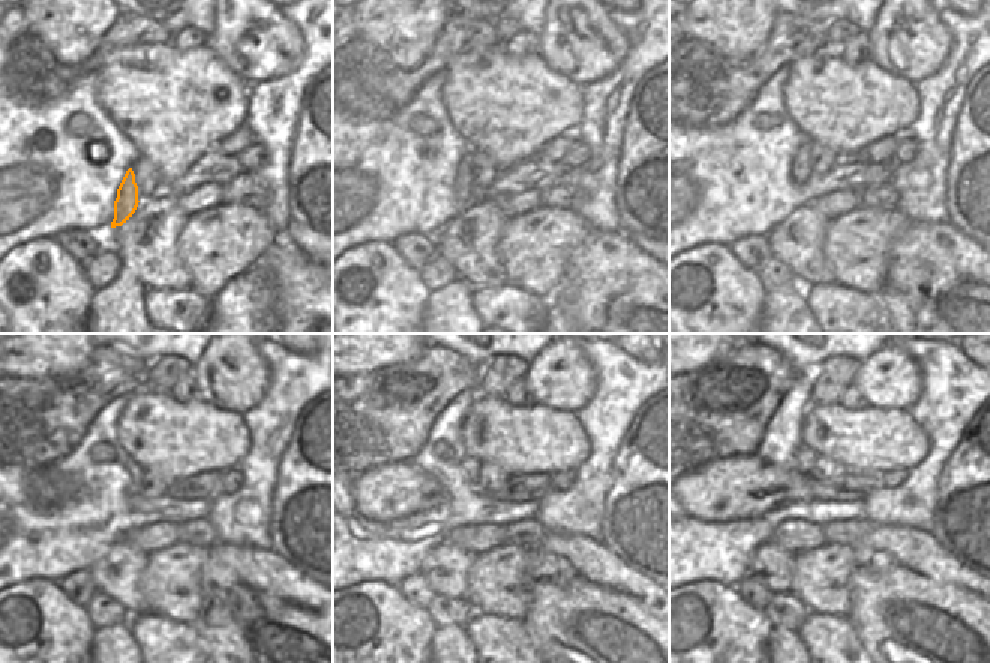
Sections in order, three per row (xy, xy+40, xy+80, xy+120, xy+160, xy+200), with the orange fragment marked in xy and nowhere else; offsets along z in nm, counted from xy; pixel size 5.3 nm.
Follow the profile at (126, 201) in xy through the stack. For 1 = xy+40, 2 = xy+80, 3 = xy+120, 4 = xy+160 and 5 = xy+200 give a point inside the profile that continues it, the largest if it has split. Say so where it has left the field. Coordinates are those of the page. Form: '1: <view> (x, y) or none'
1: xy+40 (464, 185)
2: xy+80 (801, 164)
3: xy+120 (135, 473)
4: xy+160 (471, 467)
5: xy+200 (804, 456)

